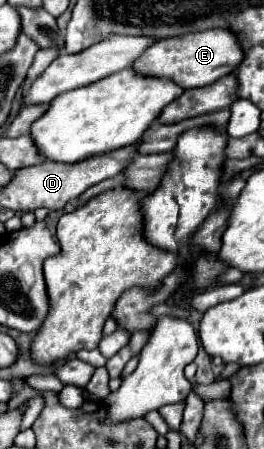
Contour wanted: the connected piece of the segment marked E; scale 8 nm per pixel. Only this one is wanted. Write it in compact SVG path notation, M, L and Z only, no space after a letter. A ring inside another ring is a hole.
M205 29L195 33L185 33L179 37L161 39L153 49L147 49L141 55L141 61L133 65L133 69L141 75L159 75L165 79L173 79L183 89L195 89L205 87L217 81L223 75L233 73L241 61L245 59L245 51L241 47L241 41L231 29Z

